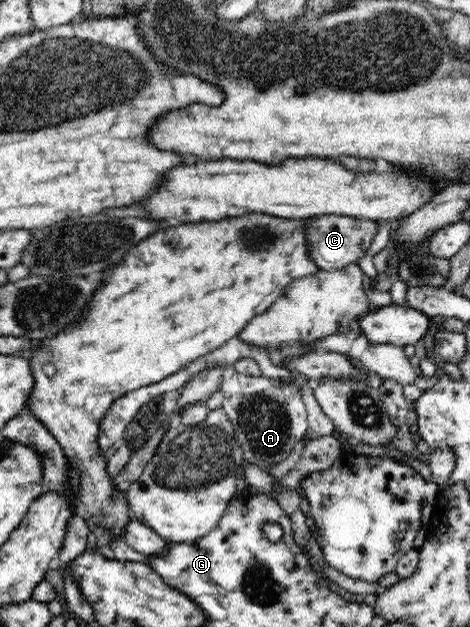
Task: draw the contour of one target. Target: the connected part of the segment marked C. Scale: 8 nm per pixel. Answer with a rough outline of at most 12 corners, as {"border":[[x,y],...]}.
{"border":[[336,214],[305,218],[319,270],[342,269],[370,249],[377,222]]}

